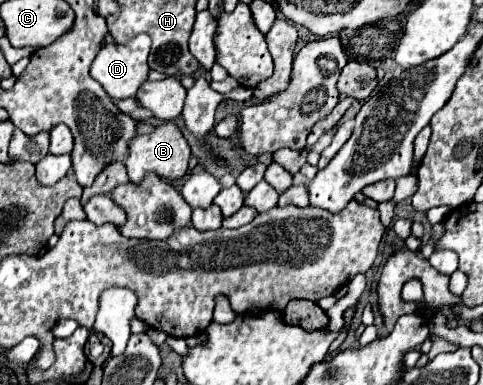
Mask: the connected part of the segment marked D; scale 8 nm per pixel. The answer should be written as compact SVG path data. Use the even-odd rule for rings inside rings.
M139 34L139 36L131 38L125 44L119 44L119 42L103 44L99 54L95 56L95 60L91 64L91 76L105 88L105 92L113 100L131 98L139 90L139 84L143 84L147 80L147 74L149 74L149 66L147 66L149 48L151 48L151 38L147 34Z

